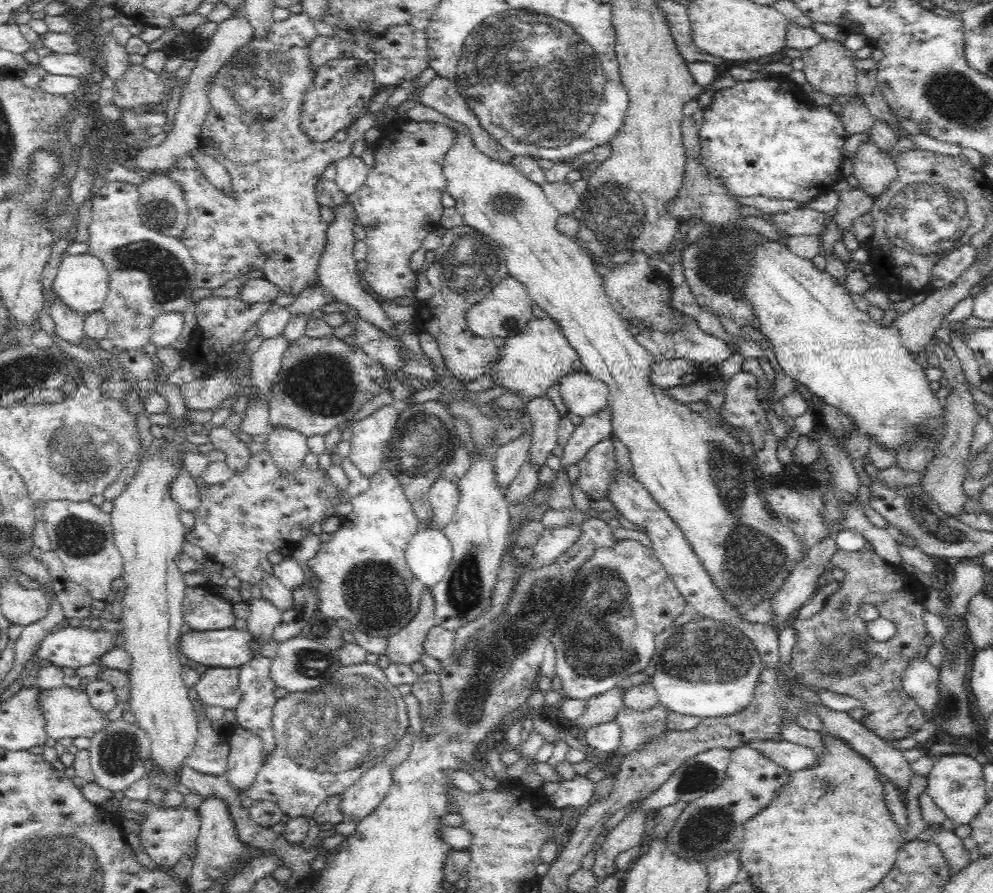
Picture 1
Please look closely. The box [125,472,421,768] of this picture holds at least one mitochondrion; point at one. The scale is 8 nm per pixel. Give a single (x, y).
(377, 593)

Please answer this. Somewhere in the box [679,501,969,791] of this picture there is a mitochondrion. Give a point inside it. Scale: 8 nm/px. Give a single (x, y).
(835, 653)

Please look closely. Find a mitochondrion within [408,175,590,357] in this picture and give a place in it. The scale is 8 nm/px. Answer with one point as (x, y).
(468, 265)

